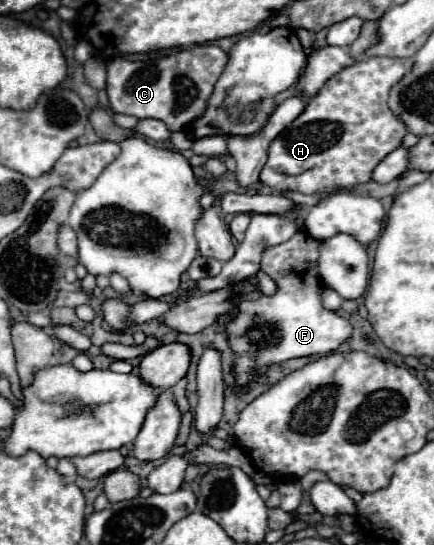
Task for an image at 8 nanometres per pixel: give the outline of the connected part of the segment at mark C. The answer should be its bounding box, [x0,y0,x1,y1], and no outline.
[107,44,229,130]

